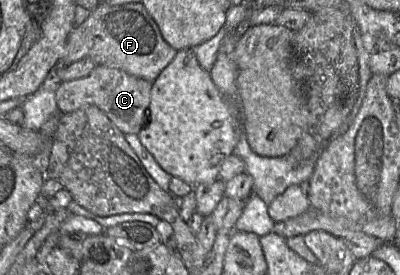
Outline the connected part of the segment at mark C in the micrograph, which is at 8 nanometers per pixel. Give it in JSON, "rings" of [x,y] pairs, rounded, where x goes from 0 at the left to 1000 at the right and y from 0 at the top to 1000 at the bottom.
{"rings":[[[245,236],[215,280],[150,298],[138,324],[145,400],[178,411],[210,385],[235,382],[258,404],[310,487],[345,487],[368,433],[380,302],[288,247]]]}

